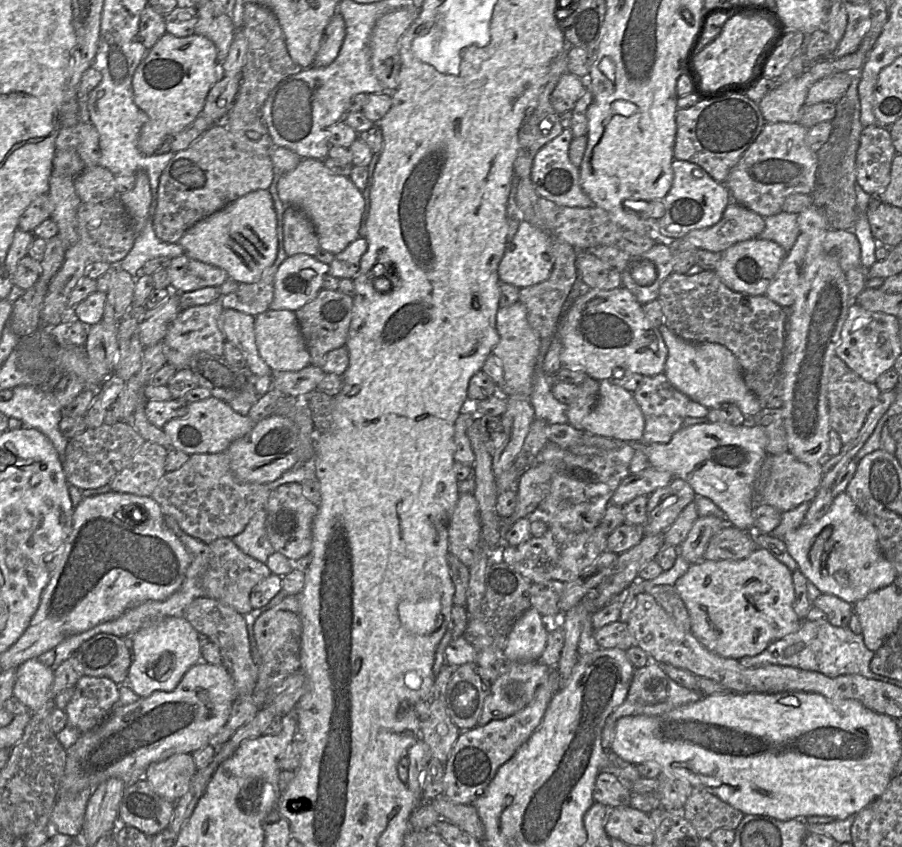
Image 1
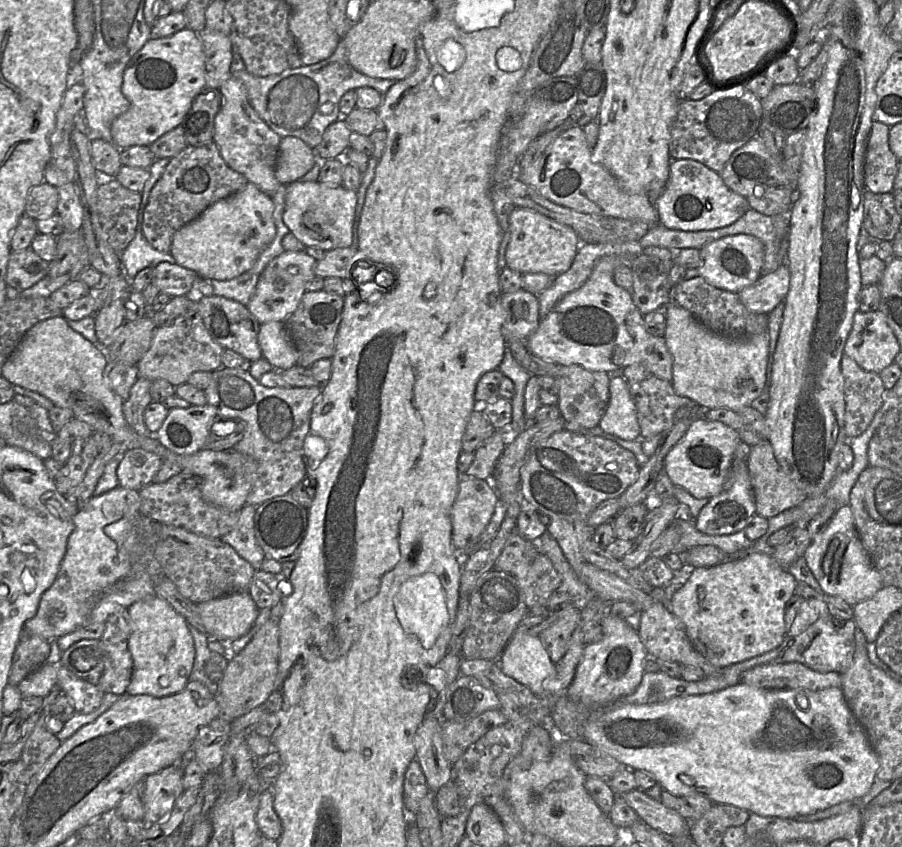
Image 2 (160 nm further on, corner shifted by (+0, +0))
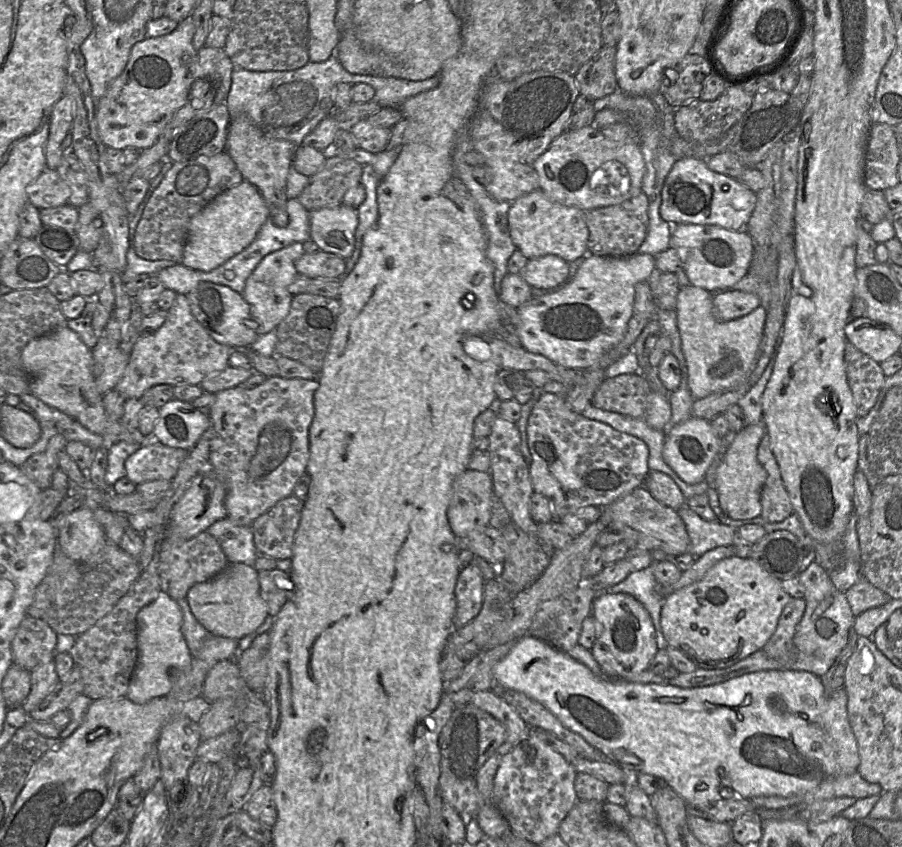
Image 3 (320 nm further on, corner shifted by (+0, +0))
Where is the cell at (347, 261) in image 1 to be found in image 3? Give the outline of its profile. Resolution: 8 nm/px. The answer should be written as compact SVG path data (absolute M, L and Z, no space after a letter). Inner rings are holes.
M322 250L304 253L295 262L297 273L310 279L341 279L345 268L345 259Z

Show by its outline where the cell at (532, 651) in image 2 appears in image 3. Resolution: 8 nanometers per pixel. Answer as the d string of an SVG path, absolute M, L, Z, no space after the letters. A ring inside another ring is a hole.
M525 634L519 638L510 652L493 668L493 680L503 687L524 693L545 706L558 720L574 733L582 736L590 745L602 751L613 764L621 769L630 769L640 773L663 778L677 794L692 808L700 809L708 803L722 797L742 797L750 799L756 796L790 796L804 793L820 784L839 776L858 772L860 757L856 738L852 731L847 713L847 694L840 688L827 695L821 678L810 672L795 670L767 670L747 673L722 683L705 687L680 688L655 683L634 683L623 679L603 679L594 674L586 665L573 659L567 652L556 649L550 644Z

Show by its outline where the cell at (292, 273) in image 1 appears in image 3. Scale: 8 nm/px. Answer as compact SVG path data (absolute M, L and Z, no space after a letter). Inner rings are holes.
M295 242L287 247L266 255L246 281L242 296L250 306L254 330L258 335L264 335L276 329L287 316L293 296L288 291L289 285L297 277L295 262L305 252L303 243Z

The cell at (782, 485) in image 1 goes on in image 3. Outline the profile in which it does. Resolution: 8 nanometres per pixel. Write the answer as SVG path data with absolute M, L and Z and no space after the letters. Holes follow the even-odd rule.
M767 433L759 444L757 459L767 472L761 493L761 517L770 523L781 522L788 518L794 509L772 451L770 436Z

